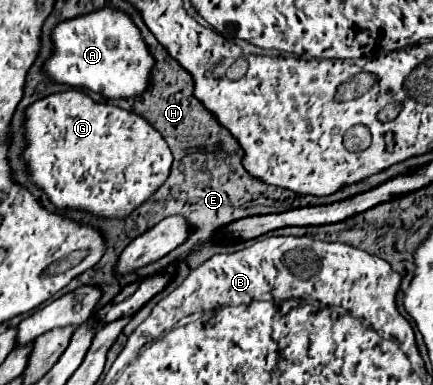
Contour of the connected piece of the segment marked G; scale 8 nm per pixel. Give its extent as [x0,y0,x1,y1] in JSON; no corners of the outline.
[23,90,173,218]

